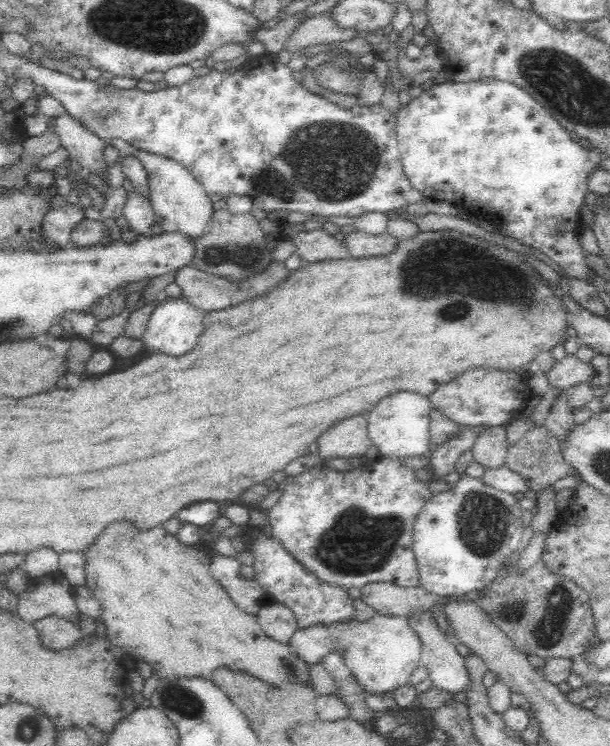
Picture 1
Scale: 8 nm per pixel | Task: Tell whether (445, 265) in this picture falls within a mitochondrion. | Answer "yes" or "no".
yes

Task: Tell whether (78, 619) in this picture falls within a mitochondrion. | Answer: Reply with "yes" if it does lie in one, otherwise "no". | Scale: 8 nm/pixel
no

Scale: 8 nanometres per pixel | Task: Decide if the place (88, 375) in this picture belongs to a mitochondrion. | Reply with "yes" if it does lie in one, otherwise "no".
no

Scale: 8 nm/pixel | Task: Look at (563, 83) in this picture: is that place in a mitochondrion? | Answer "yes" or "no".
yes

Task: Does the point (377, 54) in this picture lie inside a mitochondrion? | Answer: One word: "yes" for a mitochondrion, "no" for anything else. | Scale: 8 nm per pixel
no

